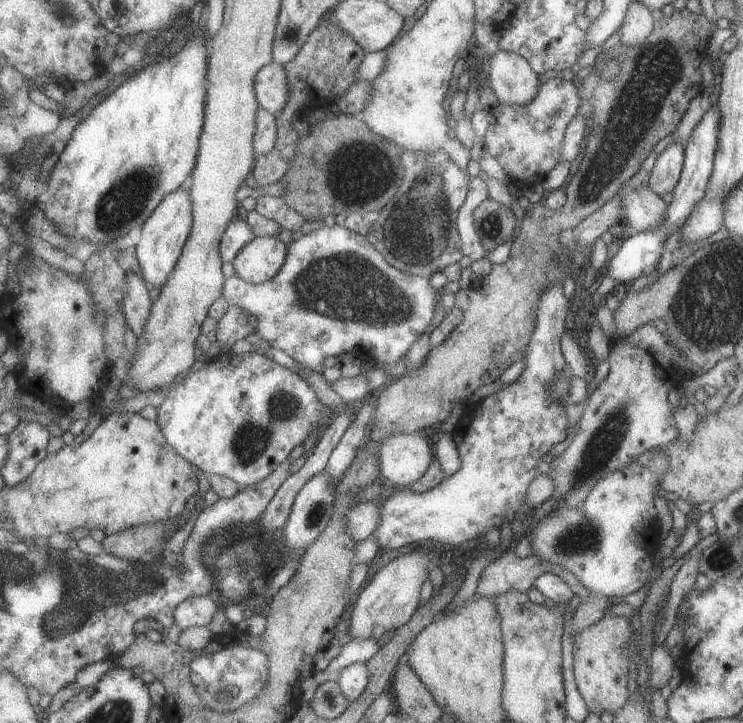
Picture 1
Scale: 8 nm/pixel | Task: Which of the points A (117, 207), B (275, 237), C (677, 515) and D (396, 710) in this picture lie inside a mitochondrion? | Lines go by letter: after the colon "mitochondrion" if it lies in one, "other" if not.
A: mitochondrion
B: other
C: other
D: other

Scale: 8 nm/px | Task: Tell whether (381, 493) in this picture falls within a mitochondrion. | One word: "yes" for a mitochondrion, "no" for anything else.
no

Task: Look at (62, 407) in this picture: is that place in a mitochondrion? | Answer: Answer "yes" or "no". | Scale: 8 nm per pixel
no

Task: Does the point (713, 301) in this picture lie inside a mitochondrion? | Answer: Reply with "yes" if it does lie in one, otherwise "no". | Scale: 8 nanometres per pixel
yes

